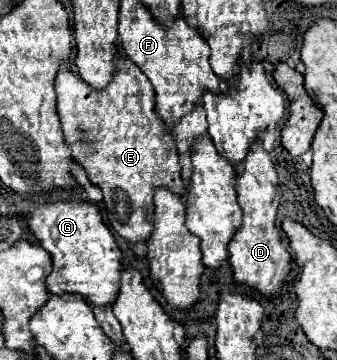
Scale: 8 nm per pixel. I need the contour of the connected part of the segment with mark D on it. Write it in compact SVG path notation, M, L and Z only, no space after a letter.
M253 141L251 149L247 151L247 157L239 165L239 175L235 179L235 191L239 197L239 205L243 209L243 221L229 243L229 263L233 267L237 283L255 287L267 297L277 295L279 285L285 281L289 273L289 261L291 261L291 255L285 249L281 233L275 225L279 207L279 201L275 201L277 185L279 179L269 153L261 147L261 141Z

